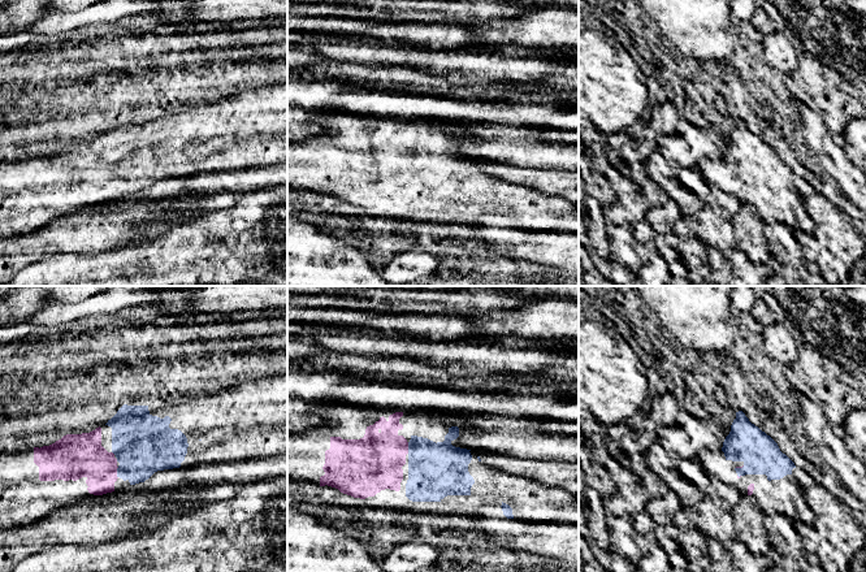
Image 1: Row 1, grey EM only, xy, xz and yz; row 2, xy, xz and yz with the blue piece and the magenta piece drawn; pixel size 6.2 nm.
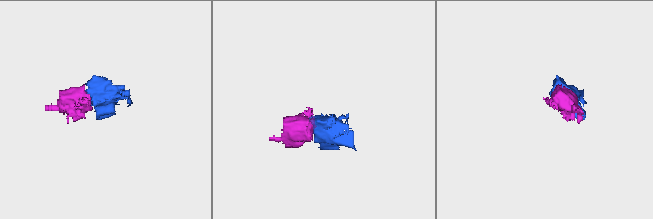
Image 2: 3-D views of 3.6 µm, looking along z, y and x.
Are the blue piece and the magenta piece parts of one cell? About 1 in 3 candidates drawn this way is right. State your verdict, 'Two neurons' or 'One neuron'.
One neuron

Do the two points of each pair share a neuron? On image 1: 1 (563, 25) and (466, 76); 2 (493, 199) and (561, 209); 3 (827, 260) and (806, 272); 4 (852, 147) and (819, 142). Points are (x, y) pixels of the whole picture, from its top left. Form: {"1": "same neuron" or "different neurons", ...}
{"1": "different neurons", "2": "same neuron", "3": "different neurons", "4": "different neurons"}

